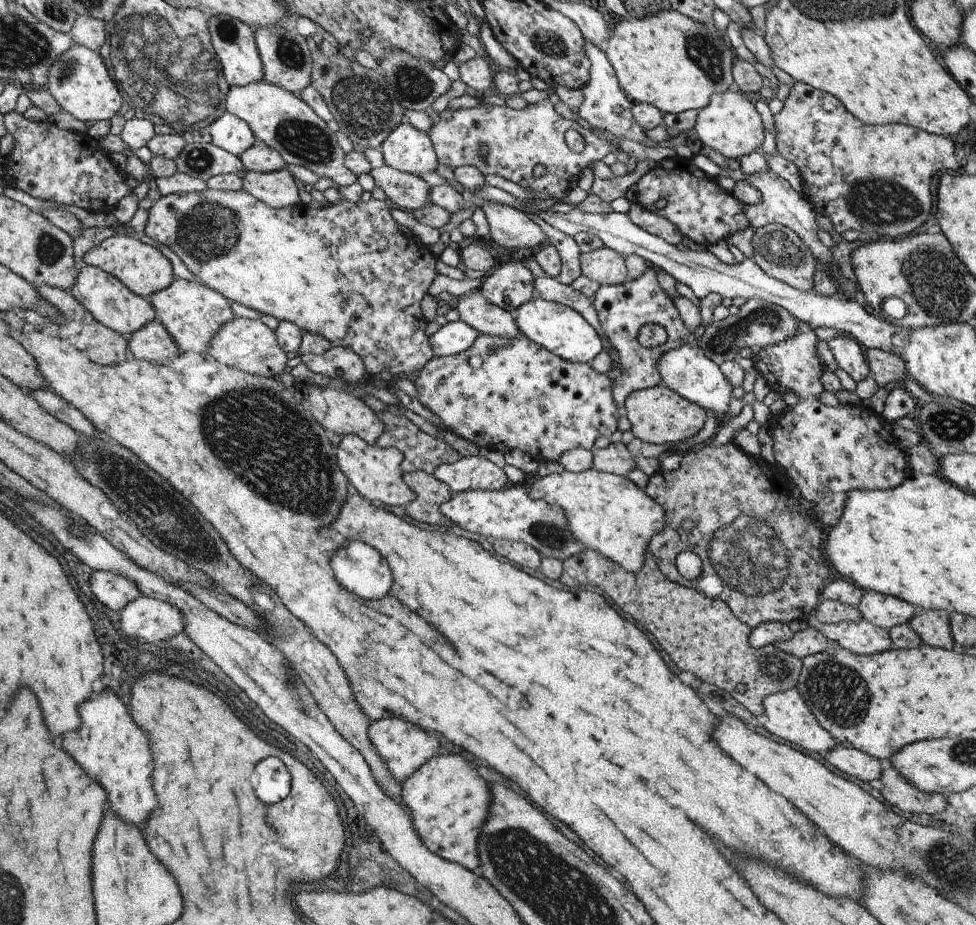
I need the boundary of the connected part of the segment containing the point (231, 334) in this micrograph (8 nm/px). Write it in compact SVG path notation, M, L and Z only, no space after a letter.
M234 318L212 338L206 352L226 366L236 367L248 374L276 378L286 368L285 350L278 344L275 331L261 320Z

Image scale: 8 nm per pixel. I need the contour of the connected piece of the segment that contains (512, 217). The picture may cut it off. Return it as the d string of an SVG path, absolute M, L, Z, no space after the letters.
M490 201L480 207L490 226L489 235L502 248L534 248L547 239L522 209Z

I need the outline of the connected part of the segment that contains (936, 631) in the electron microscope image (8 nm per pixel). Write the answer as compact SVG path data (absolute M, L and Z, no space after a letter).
M918 609L908 623L920 635L924 644L943 649L952 649L954 646L948 611Z

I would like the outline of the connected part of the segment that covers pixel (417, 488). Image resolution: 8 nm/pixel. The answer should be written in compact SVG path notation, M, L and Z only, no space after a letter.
M424 471L403 473L403 479L416 493L416 498L405 507L406 514L420 522L451 526L453 522L440 510L440 505L452 496L445 482Z

